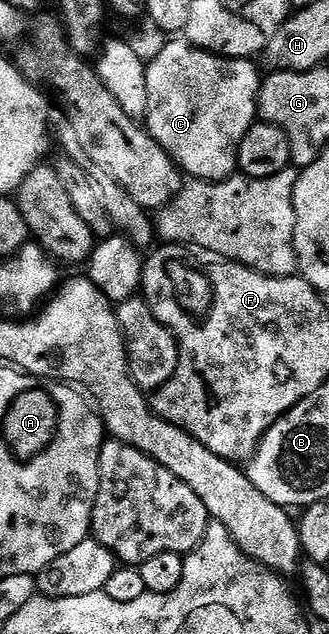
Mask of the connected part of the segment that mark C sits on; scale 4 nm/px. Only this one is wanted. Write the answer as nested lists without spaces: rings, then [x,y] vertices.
[[[173,38],[170,44],[165,44],[157,52],[157,57],[147,64],[147,110],[145,111],[144,127],[147,129],[153,141],[159,146],[163,146],[163,150],[169,157],[173,159],[174,164],[181,169],[186,177],[194,180],[208,180],[216,182],[218,180],[228,180],[230,176],[238,171],[237,155],[239,154],[239,146],[243,142],[243,134],[247,134],[249,127],[258,119],[257,114],[257,95],[261,89],[262,73],[257,73],[257,68],[252,59],[233,59],[231,57],[217,56],[215,53],[205,52],[201,48],[190,44],[185,38]]]

